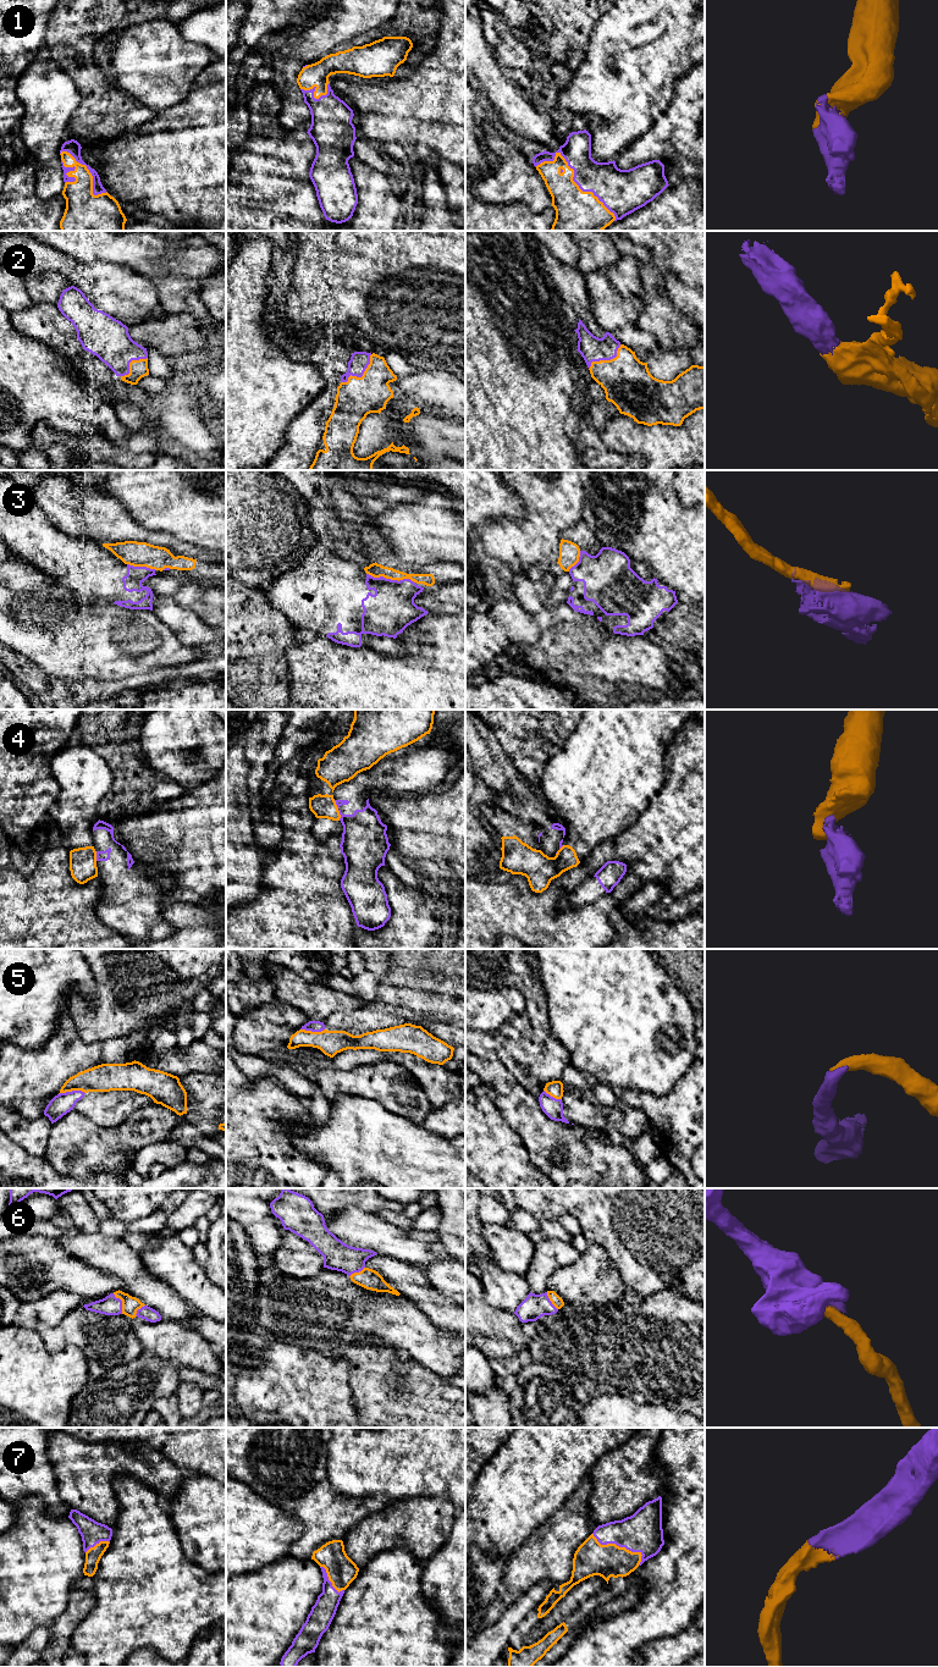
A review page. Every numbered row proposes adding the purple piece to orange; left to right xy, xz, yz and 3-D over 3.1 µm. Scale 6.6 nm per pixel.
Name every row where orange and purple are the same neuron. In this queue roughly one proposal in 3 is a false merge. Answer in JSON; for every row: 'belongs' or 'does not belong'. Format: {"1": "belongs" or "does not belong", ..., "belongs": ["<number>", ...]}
{"1": "belongs", "2": "belongs", "3": "does not belong", "4": "does not belong", "5": "belongs", "6": "belongs", "7": "belongs", "belongs": ["1", "2", "5", "6", "7"]}

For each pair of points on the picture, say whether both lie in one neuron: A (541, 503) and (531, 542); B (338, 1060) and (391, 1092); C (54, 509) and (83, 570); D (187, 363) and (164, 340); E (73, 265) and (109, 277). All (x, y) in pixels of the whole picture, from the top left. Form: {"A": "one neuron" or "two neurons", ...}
{"A": "one neuron", "B": "two neurons", "C": "two neurons", "D": "two neurons", "E": "one neuron"}

